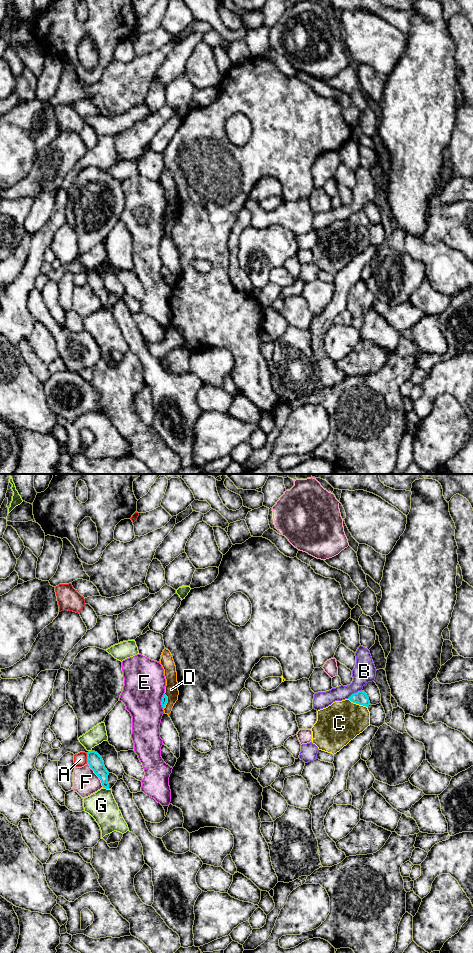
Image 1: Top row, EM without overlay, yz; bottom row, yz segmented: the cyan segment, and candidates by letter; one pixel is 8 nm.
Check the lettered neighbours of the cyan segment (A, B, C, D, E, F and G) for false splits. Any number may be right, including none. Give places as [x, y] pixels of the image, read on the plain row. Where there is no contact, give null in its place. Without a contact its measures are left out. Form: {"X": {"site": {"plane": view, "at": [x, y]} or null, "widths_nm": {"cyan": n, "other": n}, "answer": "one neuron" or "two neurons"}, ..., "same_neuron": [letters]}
{"A": {"site": {"plane": "yz", "at": [87, 278]}, "widths_nm": {"cyan": 120, "other": 110}, "answer": "two neurons"}, "B": {"site": {"plane": "yz", "at": [354, 213]}, "widths_nm": {"cyan": 110, "other": 170}, "answer": "two neurons"}, "C": {"site": {"plane": "yz", "at": [358, 223]}, "widths_nm": {"cyan": 110, "other": 340}, "answer": "two neurons"}, "D": {"site": {"plane": "yz", "at": [166, 221]}, "widths_nm": {"cyan": 50, "other": 110}, "answer": "two neurons"}, "E": {"site": {"plane": "yz", "at": [161, 221]}, "widths_nm": {"cyan": 50, "other": 340}, "answer": "two neurons"}, "F": {"site": {"plane": "yz", "at": [96, 294]}, "widths_nm": {"cyan": 120, "other": 200}, "answer": "two neurons"}, "G": {"site": {"plane": "yz", "at": [106, 308]}, "widths_nm": {"cyan": 120, "other": 240}, "answer": "two neurons"}, "same_neuron": []}

